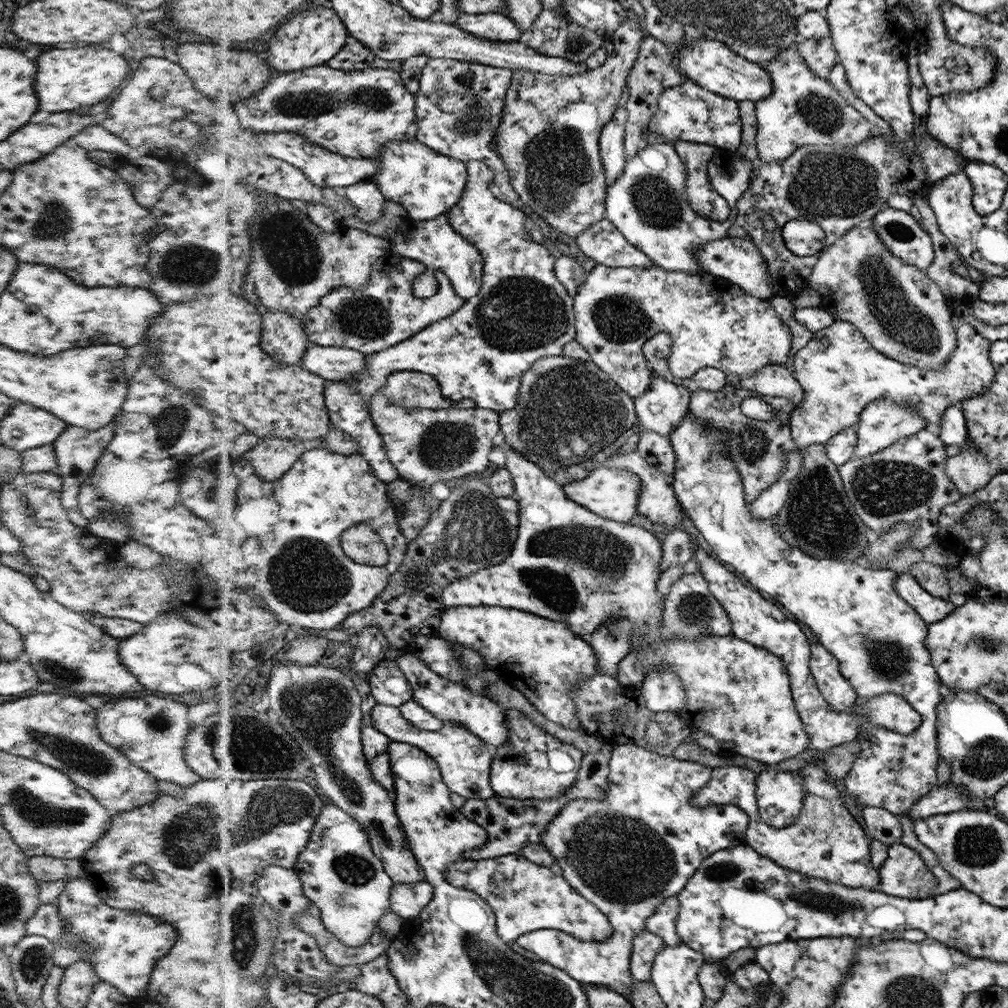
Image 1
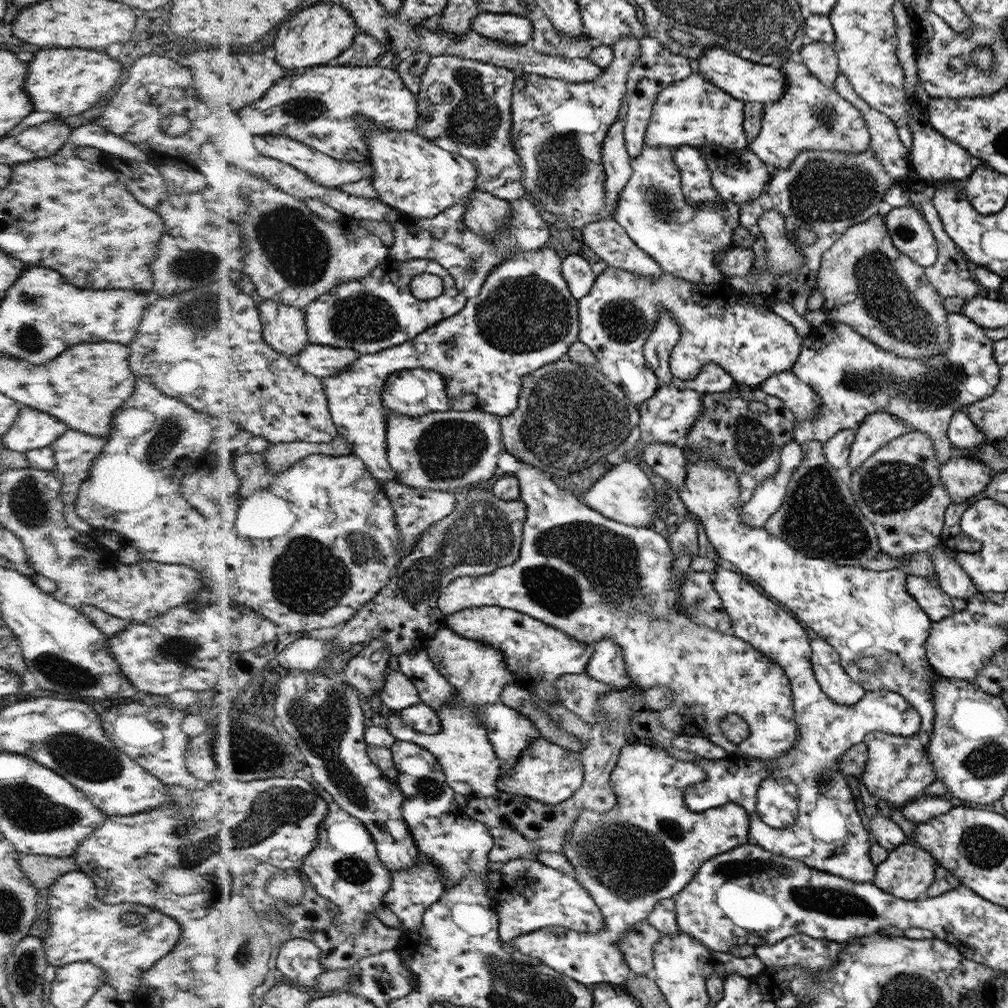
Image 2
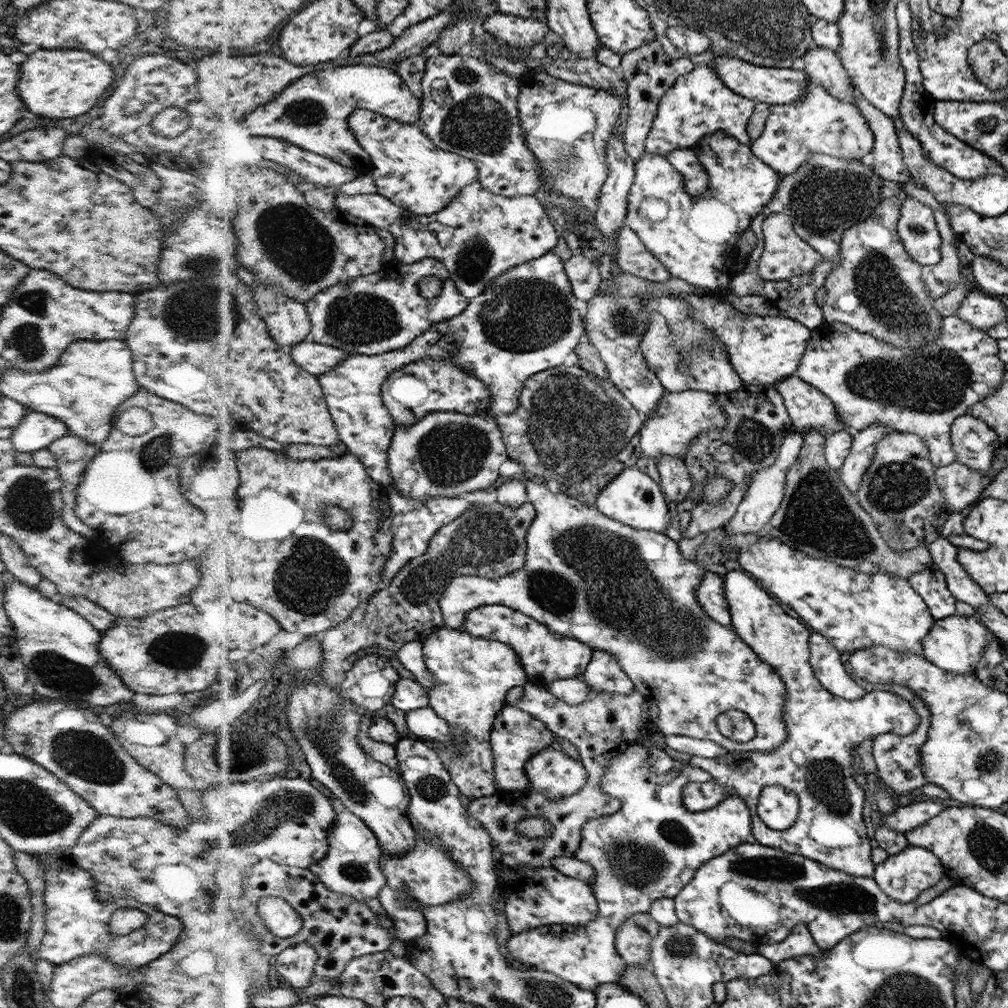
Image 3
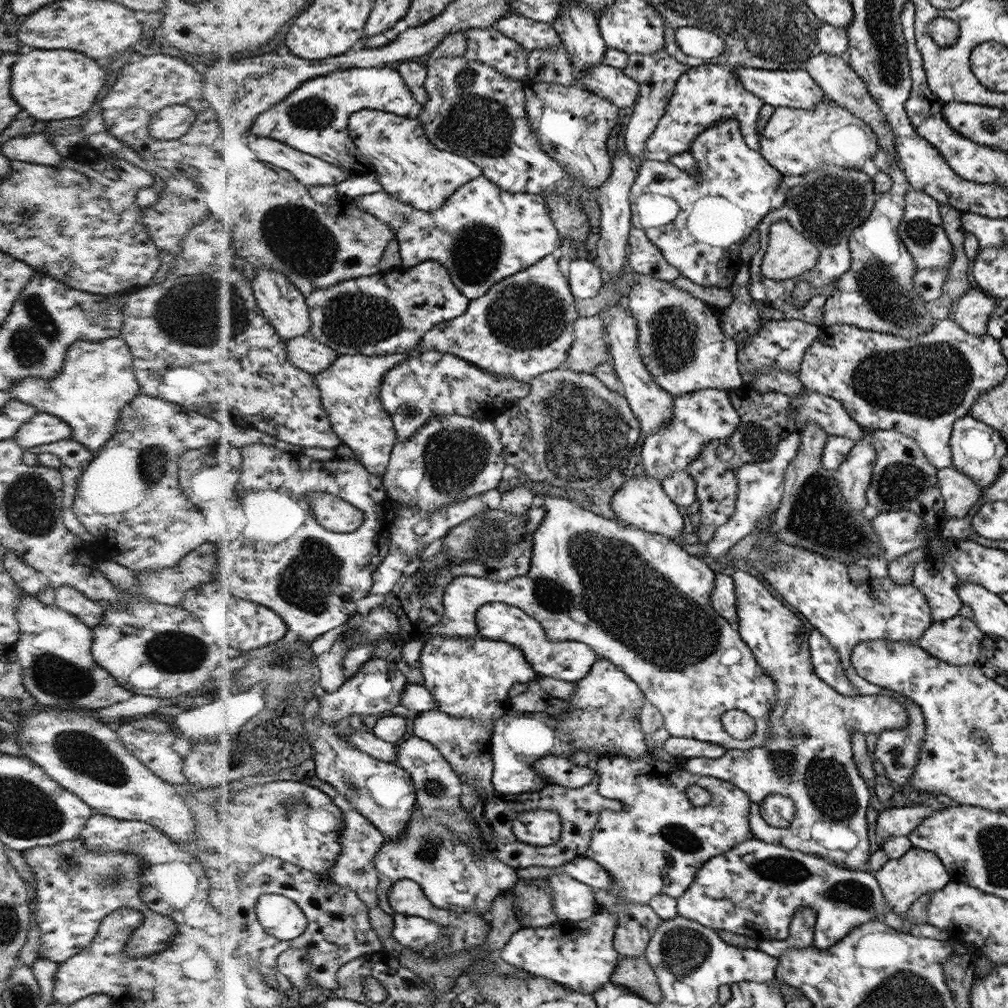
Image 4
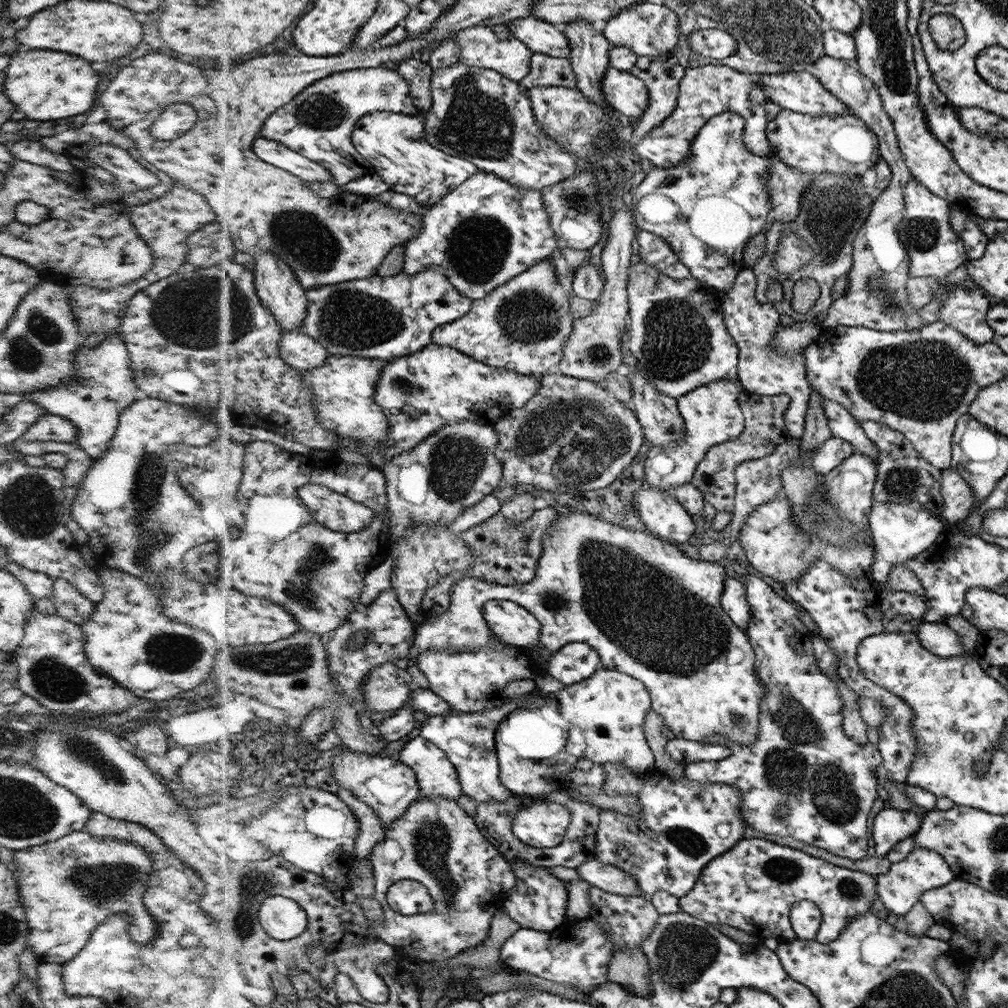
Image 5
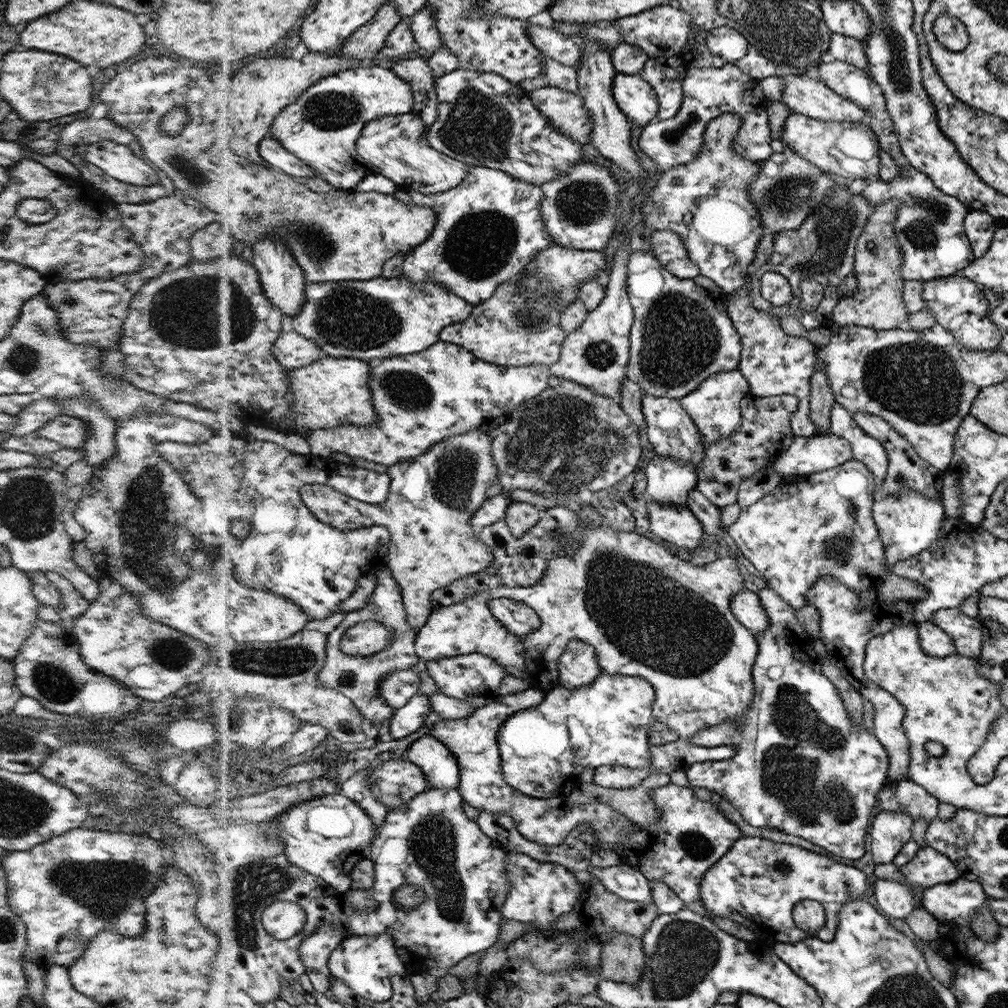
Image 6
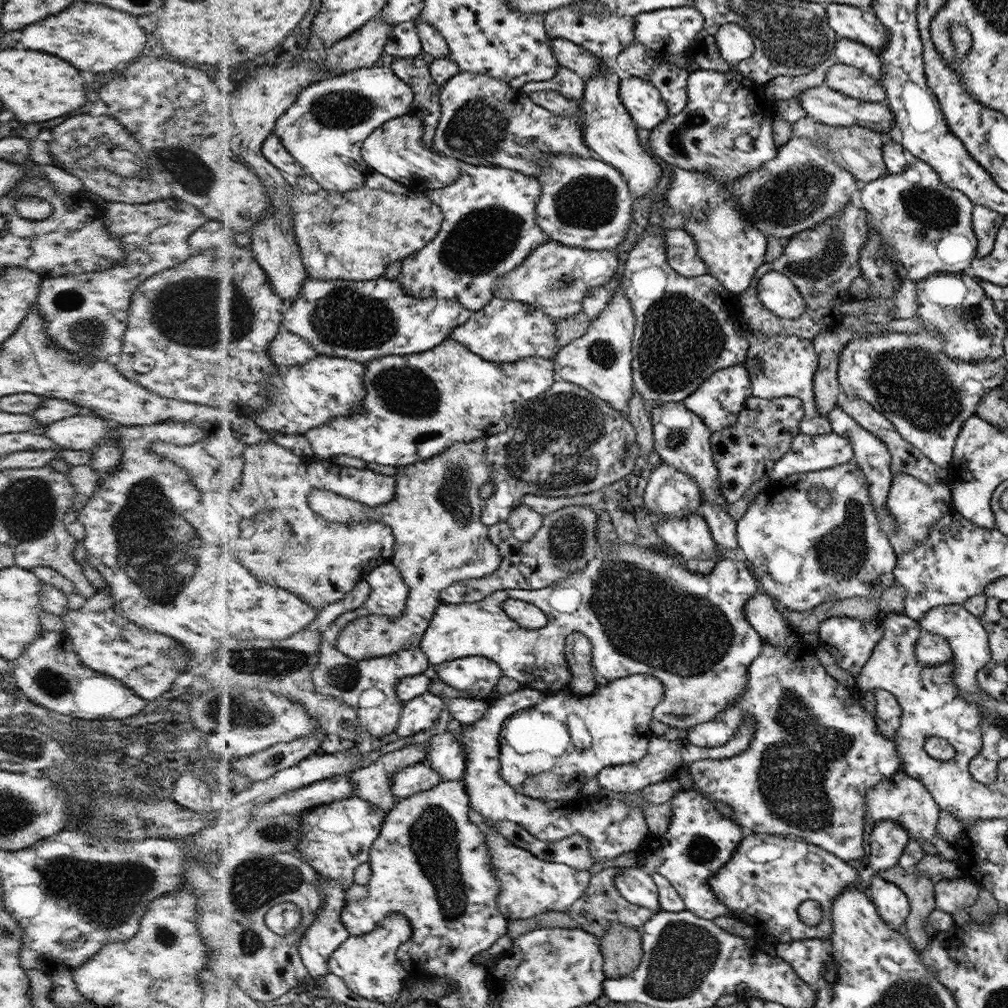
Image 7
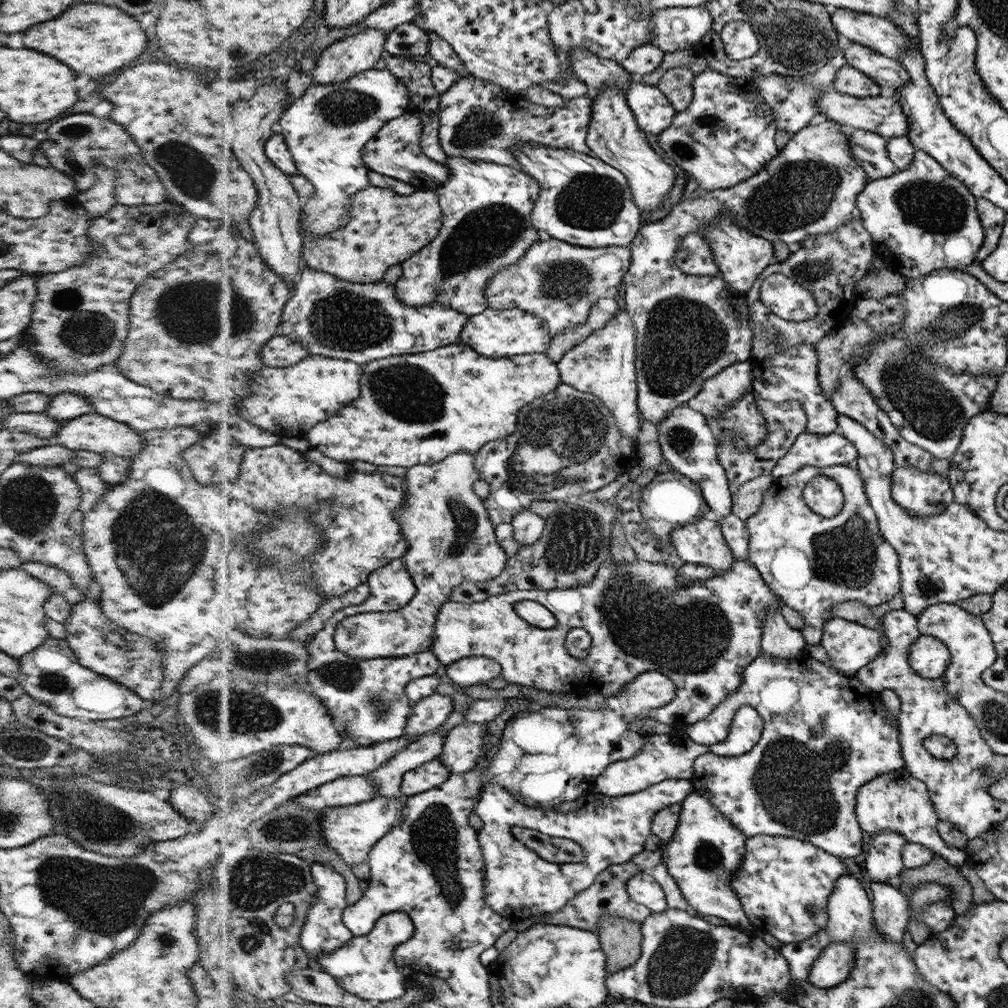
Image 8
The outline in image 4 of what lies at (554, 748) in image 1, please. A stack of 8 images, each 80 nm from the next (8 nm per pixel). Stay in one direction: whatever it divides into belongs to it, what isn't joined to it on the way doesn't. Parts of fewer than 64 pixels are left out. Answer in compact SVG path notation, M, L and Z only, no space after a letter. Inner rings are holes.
M545 756L538 759L535 765L536 773L546 777L547 785L558 785L564 788L582 788L596 779L594 767L577 765L566 757Z

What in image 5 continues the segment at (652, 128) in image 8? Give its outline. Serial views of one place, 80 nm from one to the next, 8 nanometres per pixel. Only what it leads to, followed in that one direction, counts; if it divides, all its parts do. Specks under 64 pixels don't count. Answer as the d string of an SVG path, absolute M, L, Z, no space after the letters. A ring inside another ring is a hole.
M610 66L603 76L603 92L606 101L619 114L642 118L650 107L650 93L645 81L628 71Z

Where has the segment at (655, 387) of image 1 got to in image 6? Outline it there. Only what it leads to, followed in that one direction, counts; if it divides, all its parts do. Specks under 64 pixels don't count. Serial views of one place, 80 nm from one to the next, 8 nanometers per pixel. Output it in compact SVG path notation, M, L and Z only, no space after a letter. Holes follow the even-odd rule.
M740 371L720 372L706 380L694 392L680 399L680 404L692 417L696 428L699 429L703 446L707 449L713 442L721 438L728 438L738 430L742 424L741 398L749 392L749 384L742 377ZM656 454L645 468L648 500L666 506L688 506L687 494L696 489L698 472L692 465Z

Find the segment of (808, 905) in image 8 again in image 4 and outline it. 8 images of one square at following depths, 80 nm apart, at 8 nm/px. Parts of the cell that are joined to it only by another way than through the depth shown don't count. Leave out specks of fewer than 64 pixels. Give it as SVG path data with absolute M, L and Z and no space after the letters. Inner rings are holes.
M752 837L724 855L716 856L706 862L705 866L699 868L695 882L677 898L678 915L688 920L695 920L698 924L703 924L712 930L729 930L756 938L759 942L790 938L791 919L799 912L801 906L807 906L816 913L813 940L814 945L819 949L832 947L853 928L877 919L880 914L893 916L893 910L886 902L873 873L839 867L817 855L767 844Z

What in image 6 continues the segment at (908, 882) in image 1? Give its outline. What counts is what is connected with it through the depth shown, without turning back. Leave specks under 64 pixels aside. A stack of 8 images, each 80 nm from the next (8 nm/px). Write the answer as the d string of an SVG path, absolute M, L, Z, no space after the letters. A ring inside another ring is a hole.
M920 847L916 858L900 867L900 870L909 884L925 889L962 876L962 871L950 859L931 847ZM879 878L874 883L874 896L878 908L888 914L890 920L904 919L915 909L913 888L906 883Z

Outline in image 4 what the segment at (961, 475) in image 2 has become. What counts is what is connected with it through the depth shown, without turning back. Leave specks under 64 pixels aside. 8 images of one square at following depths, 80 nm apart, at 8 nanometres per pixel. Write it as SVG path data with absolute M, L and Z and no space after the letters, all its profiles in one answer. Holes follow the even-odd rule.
M954 466L939 469L938 479L949 519L964 518L976 503L981 502L981 486L970 475L958 472Z

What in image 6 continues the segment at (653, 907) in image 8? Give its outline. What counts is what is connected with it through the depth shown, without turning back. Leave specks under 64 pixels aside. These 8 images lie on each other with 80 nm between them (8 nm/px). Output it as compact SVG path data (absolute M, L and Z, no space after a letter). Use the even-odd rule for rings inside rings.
M626 864L607 868L589 867L589 872L606 890L617 894L620 898L632 902L652 903L650 882L641 874Z

